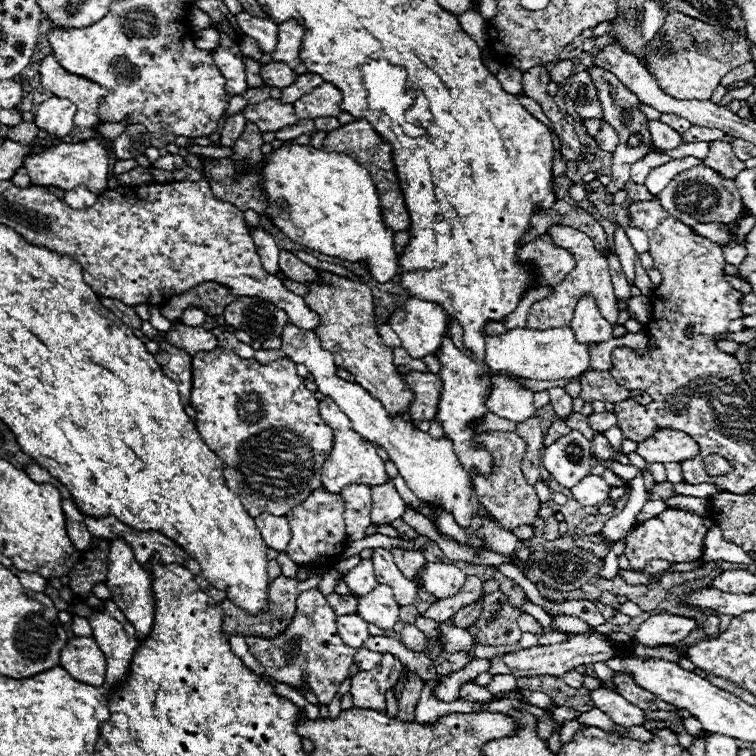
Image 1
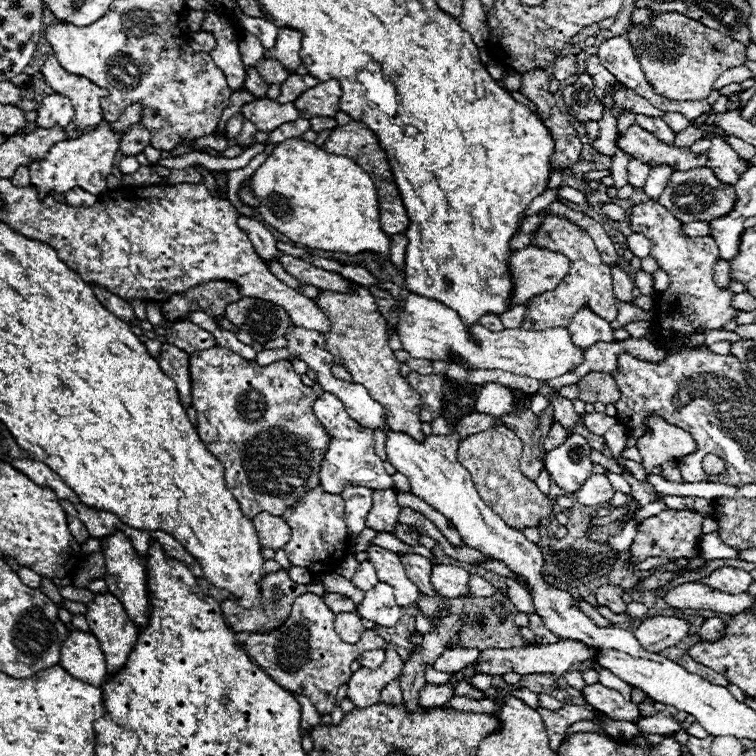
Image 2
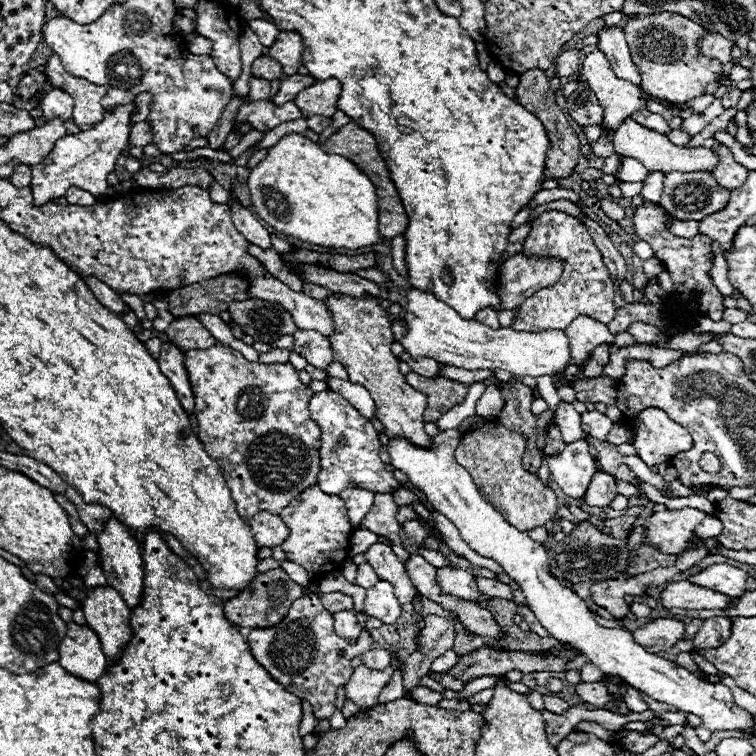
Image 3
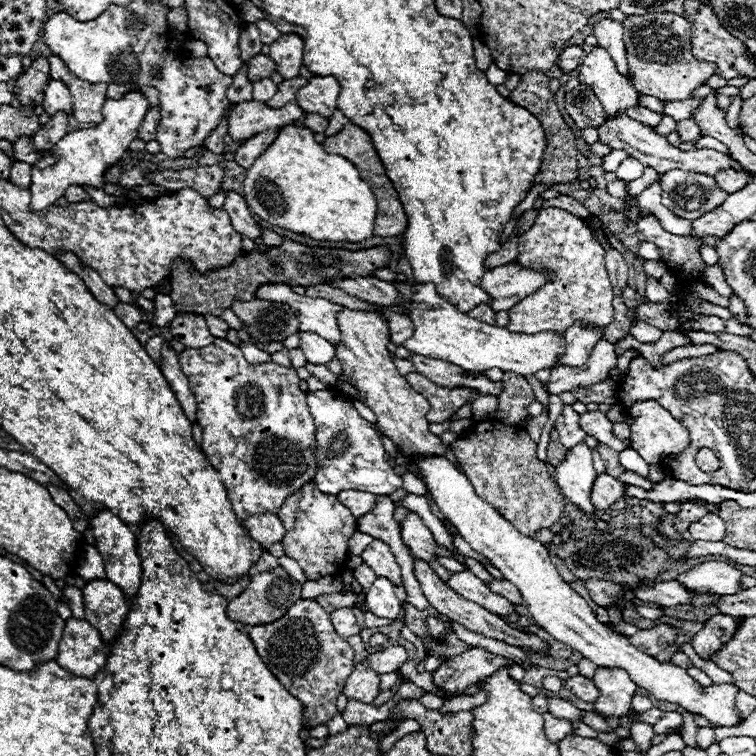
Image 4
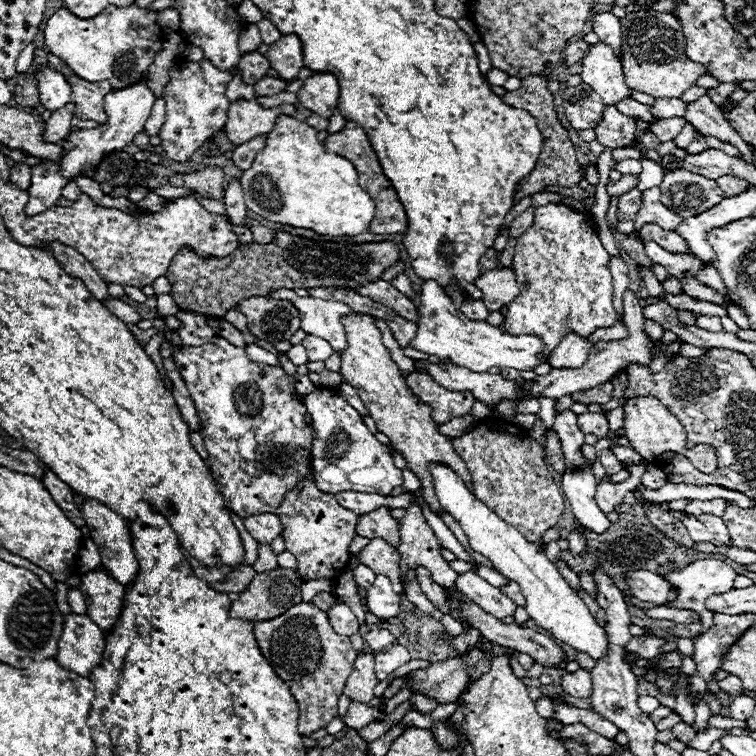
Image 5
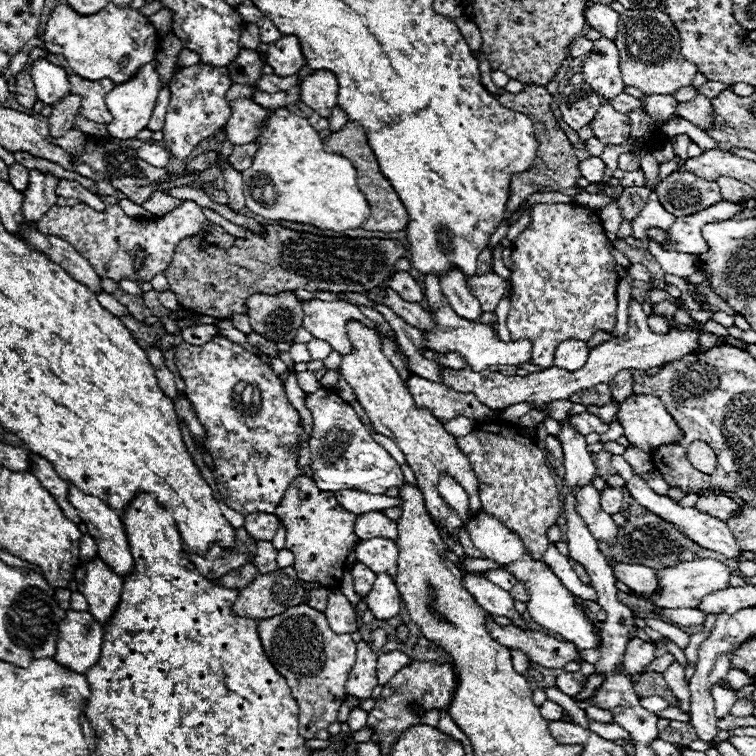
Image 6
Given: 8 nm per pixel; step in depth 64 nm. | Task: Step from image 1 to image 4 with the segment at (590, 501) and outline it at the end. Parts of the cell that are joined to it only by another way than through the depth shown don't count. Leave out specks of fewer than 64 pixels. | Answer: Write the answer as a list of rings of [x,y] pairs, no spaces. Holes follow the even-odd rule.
[[[600,474],[594,482],[594,488],[592,488],[592,504],[598,508],[598,510],[608,510],[618,498],[624,496],[624,488],[630,486],[630,484],[624,484],[608,474]]]

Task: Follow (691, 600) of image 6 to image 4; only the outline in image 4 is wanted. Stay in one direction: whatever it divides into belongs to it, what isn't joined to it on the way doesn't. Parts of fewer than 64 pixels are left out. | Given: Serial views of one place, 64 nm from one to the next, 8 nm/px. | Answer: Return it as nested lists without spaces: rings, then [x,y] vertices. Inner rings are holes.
[[[702,562],[692,566],[688,572],[676,576],[680,584],[686,584],[694,594],[732,594],[740,590],[742,572],[730,566],[728,562]]]

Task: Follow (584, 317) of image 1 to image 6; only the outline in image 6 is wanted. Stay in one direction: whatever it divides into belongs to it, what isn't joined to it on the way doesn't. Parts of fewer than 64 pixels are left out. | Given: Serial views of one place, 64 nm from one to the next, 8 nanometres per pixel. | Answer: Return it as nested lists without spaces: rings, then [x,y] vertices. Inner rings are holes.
[[[564,340],[558,348],[556,348],[556,356],[554,356],[554,366],[564,368],[568,372],[574,372],[578,368],[584,366],[586,358],[588,358],[590,348],[586,346],[586,342],[580,340]]]

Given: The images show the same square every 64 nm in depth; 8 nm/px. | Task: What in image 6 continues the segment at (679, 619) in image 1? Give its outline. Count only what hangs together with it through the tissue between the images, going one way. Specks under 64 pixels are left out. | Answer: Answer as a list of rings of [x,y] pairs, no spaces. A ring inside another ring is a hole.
[[[640,638],[630,640],[624,650],[624,660],[622,660],[624,664],[622,664],[620,672],[626,672],[626,674],[640,672],[646,664],[650,664],[654,660],[654,650],[656,650],[656,646],[650,642],[642,642]]]

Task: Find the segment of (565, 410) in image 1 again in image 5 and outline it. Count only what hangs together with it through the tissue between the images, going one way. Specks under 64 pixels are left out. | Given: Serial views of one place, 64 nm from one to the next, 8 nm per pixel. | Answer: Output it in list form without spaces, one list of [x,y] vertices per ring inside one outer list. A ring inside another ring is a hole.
[[[566,410],[566,412],[558,414],[556,422],[554,422],[554,430],[560,438],[566,466],[574,468],[574,470],[580,470],[586,464],[586,456],[582,454],[584,432],[580,432],[580,428],[576,424],[576,414],[572,410]]]

